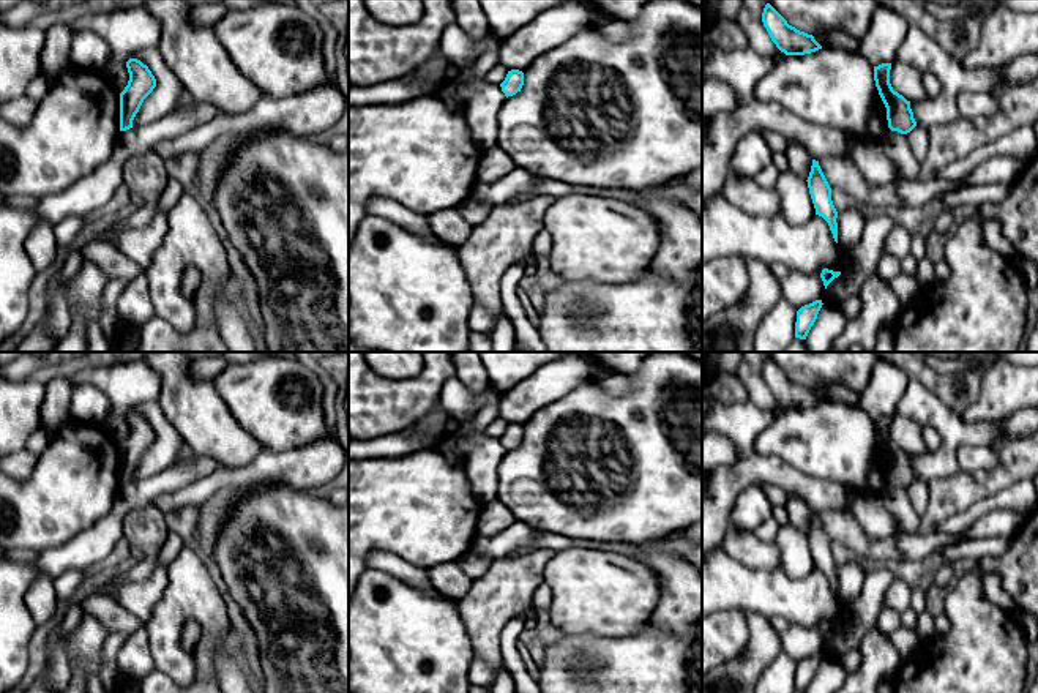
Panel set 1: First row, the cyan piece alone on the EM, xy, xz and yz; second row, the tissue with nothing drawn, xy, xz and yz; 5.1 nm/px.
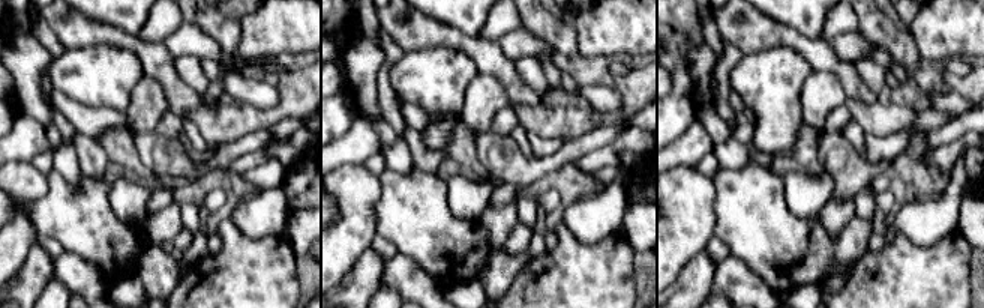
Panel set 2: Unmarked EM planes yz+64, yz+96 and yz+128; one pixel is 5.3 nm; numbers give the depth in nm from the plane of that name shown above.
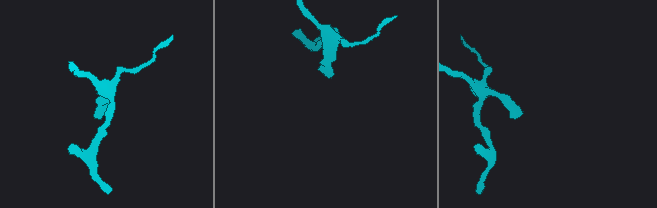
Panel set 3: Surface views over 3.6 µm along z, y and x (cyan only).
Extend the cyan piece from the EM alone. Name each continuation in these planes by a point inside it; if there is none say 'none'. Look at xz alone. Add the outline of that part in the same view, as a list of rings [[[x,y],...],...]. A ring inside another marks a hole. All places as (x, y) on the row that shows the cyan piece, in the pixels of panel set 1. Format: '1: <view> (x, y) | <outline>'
none

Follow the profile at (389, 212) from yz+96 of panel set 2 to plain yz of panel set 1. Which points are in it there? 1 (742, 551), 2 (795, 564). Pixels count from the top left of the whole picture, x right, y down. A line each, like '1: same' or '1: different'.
1: different
2: different

